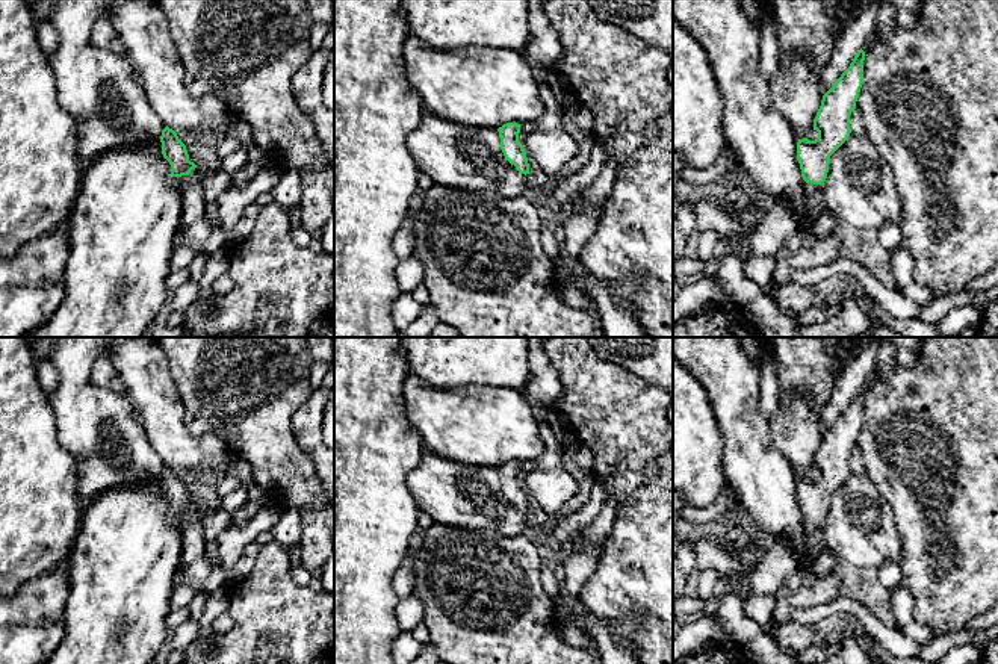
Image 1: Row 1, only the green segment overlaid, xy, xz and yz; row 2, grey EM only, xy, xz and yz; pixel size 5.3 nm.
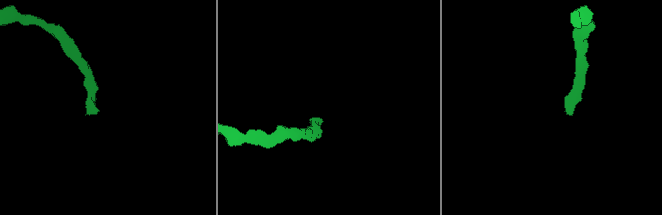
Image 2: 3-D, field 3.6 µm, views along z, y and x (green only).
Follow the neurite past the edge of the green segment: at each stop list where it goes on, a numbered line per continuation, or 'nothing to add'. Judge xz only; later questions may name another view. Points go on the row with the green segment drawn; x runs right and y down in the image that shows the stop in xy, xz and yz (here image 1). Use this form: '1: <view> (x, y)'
nothing to add

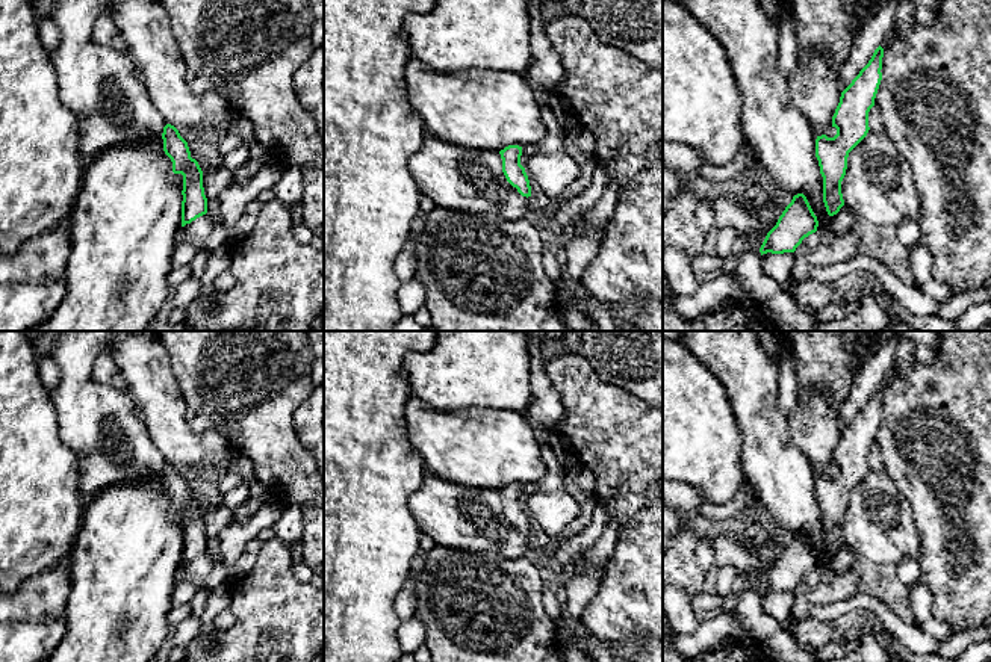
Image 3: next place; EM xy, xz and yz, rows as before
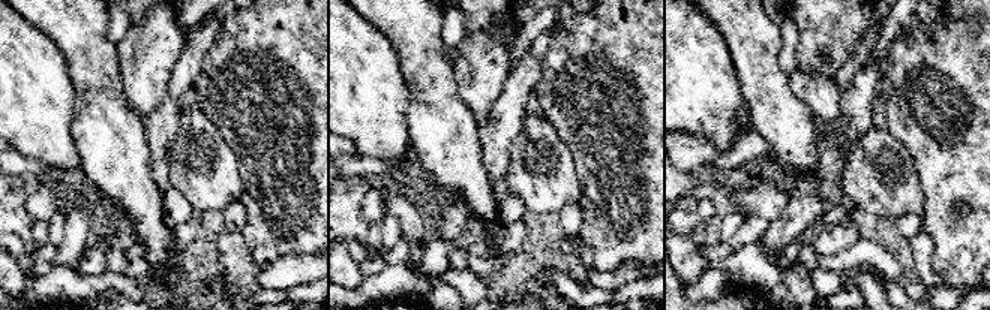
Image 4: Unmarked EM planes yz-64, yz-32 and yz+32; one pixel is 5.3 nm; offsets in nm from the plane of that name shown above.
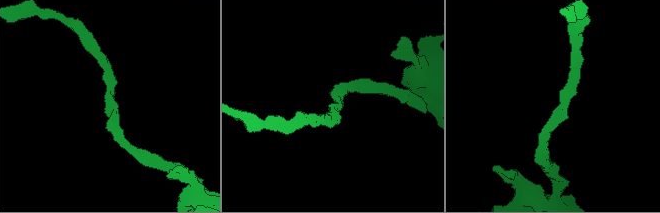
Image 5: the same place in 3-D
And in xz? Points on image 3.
nothing to add

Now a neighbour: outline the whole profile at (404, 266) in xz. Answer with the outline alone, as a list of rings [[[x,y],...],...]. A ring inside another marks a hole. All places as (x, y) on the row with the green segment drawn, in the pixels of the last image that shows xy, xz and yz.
[[[419,212],[412,224],[412,231],[395,260],[393,269],[399,284],[415,278],[418,234],[425,227],[425,222],[427,215],[424,212]]]

